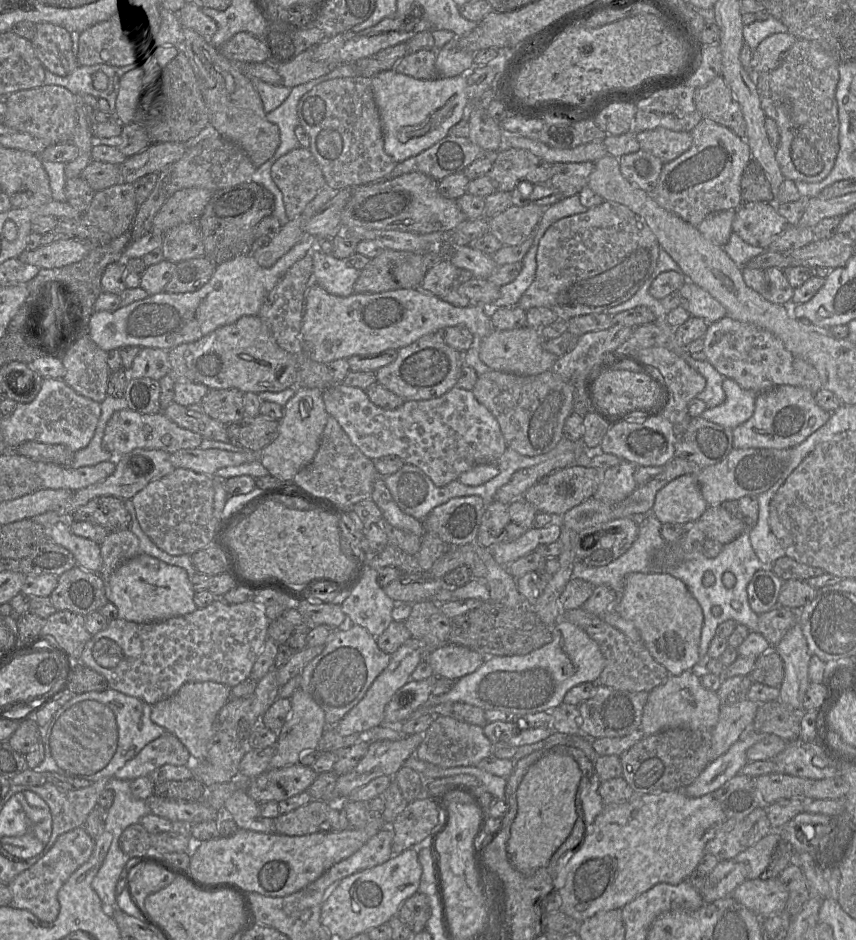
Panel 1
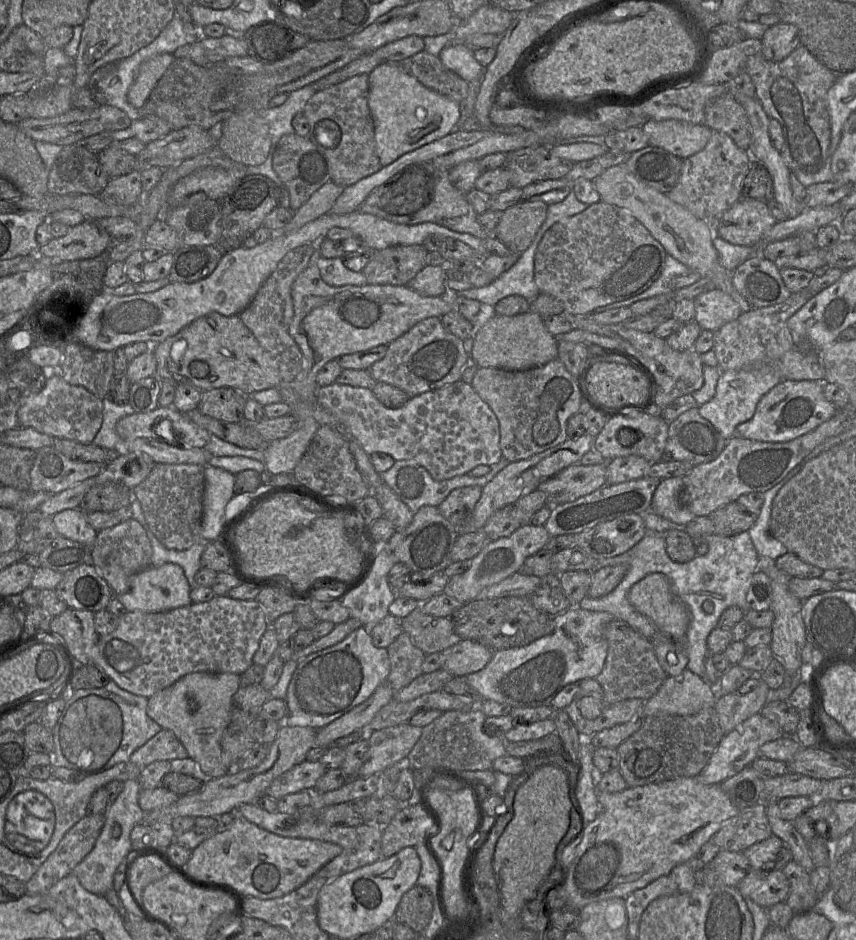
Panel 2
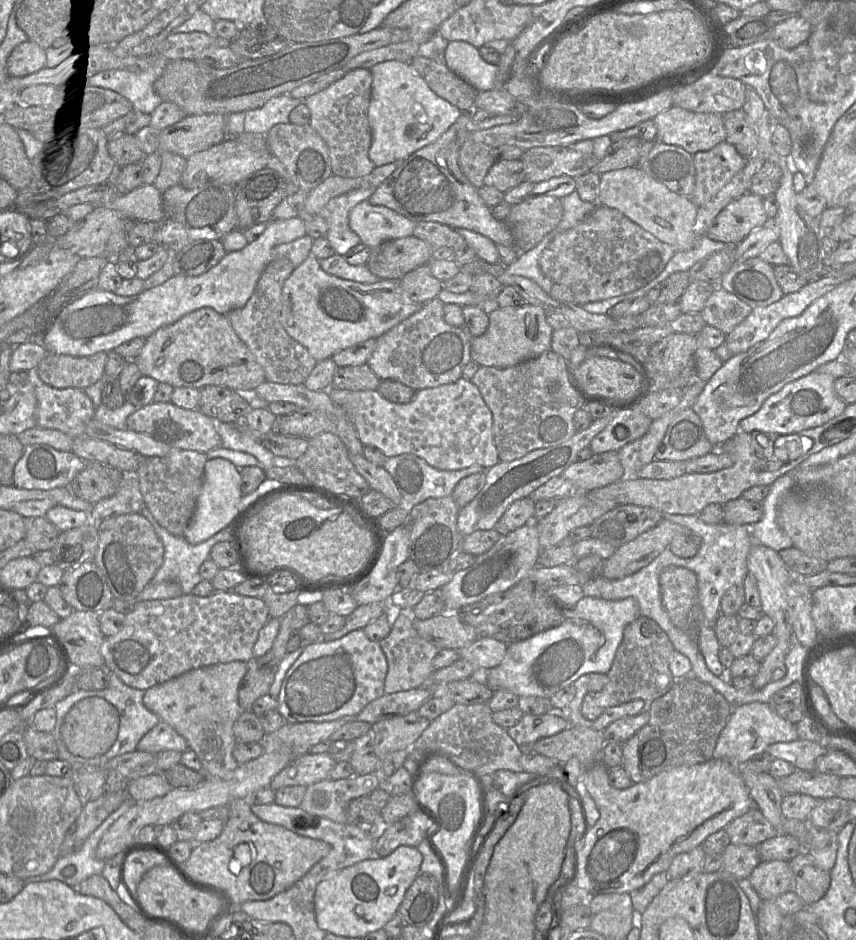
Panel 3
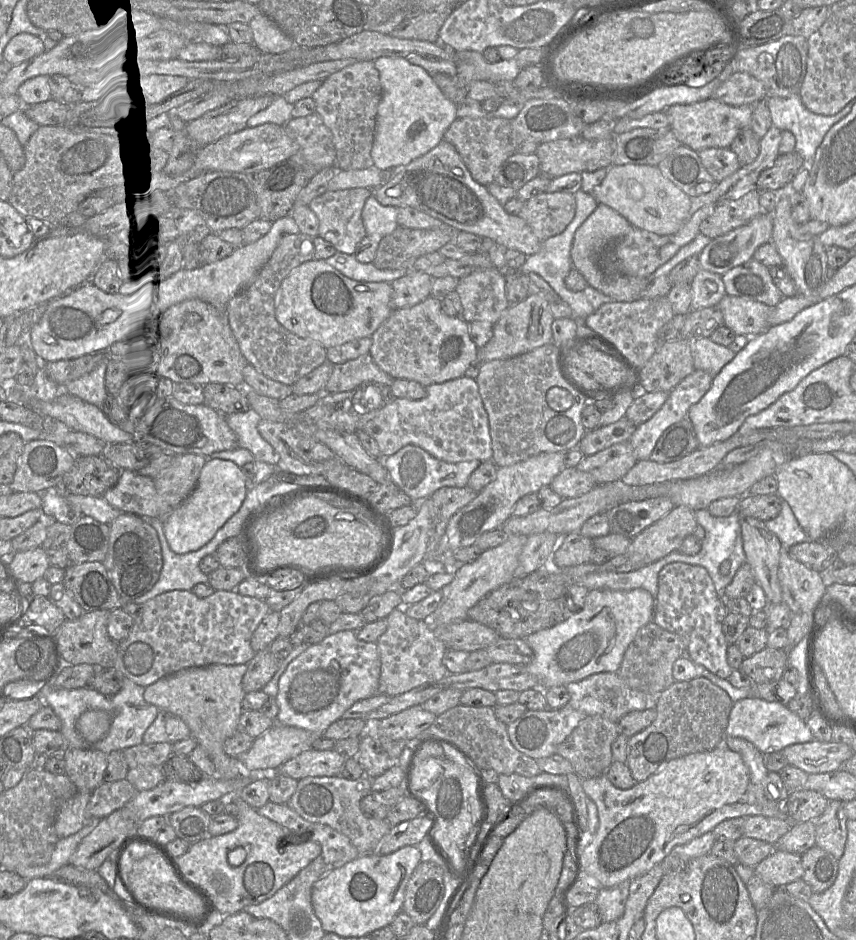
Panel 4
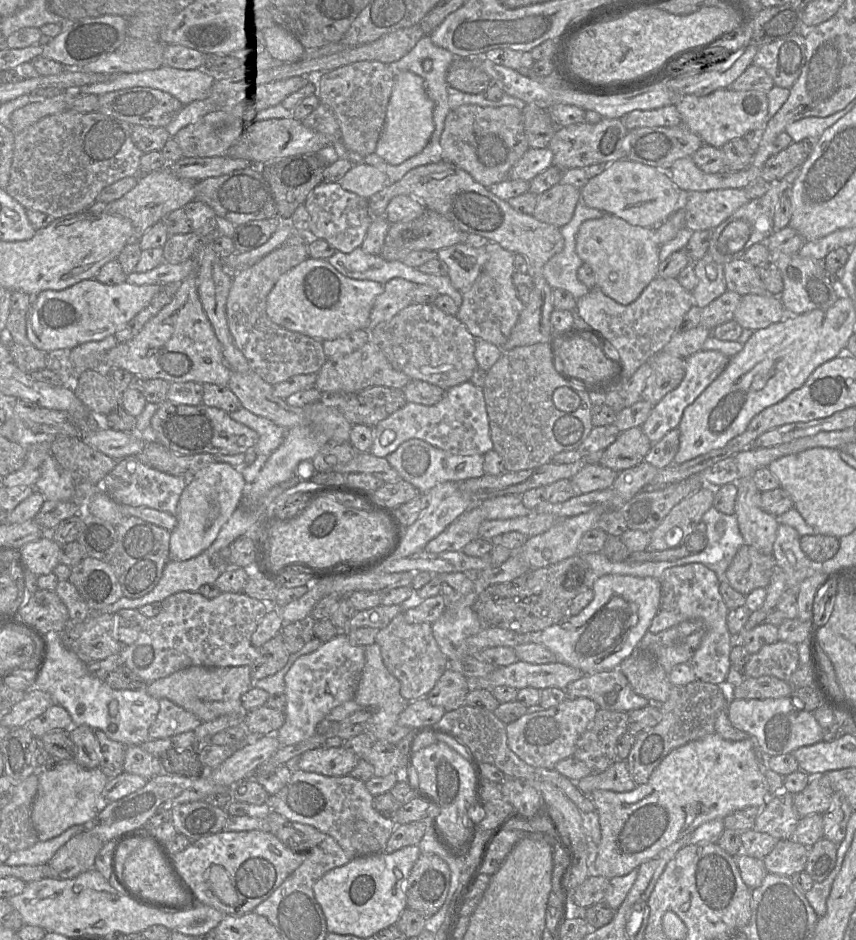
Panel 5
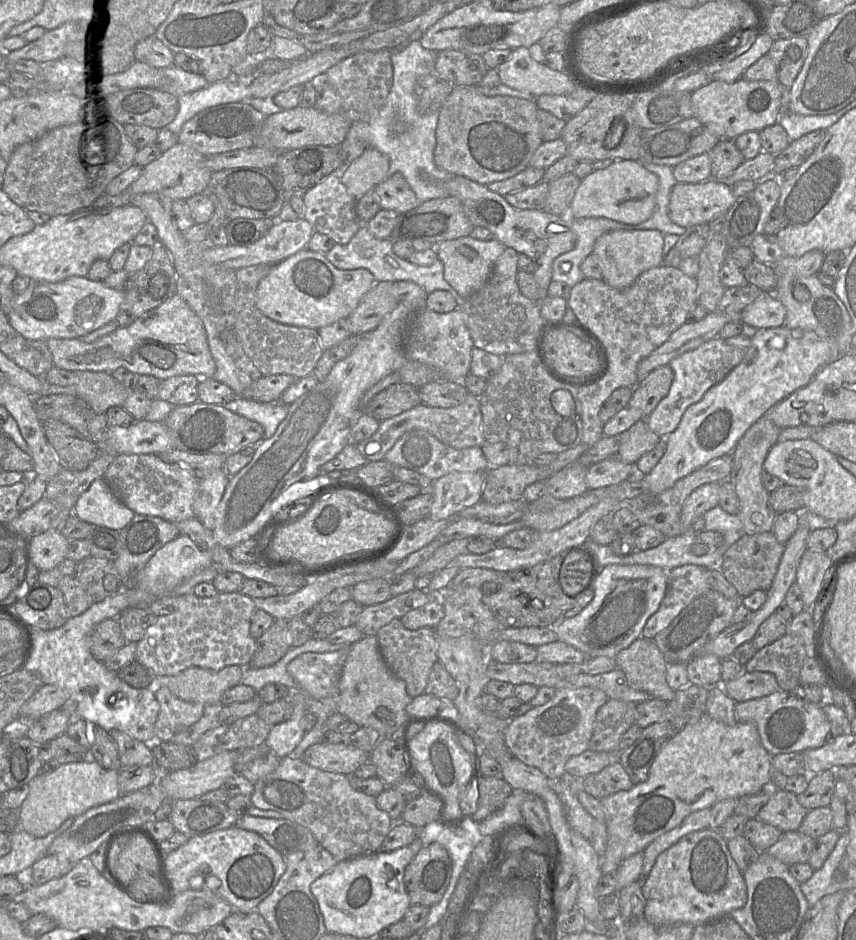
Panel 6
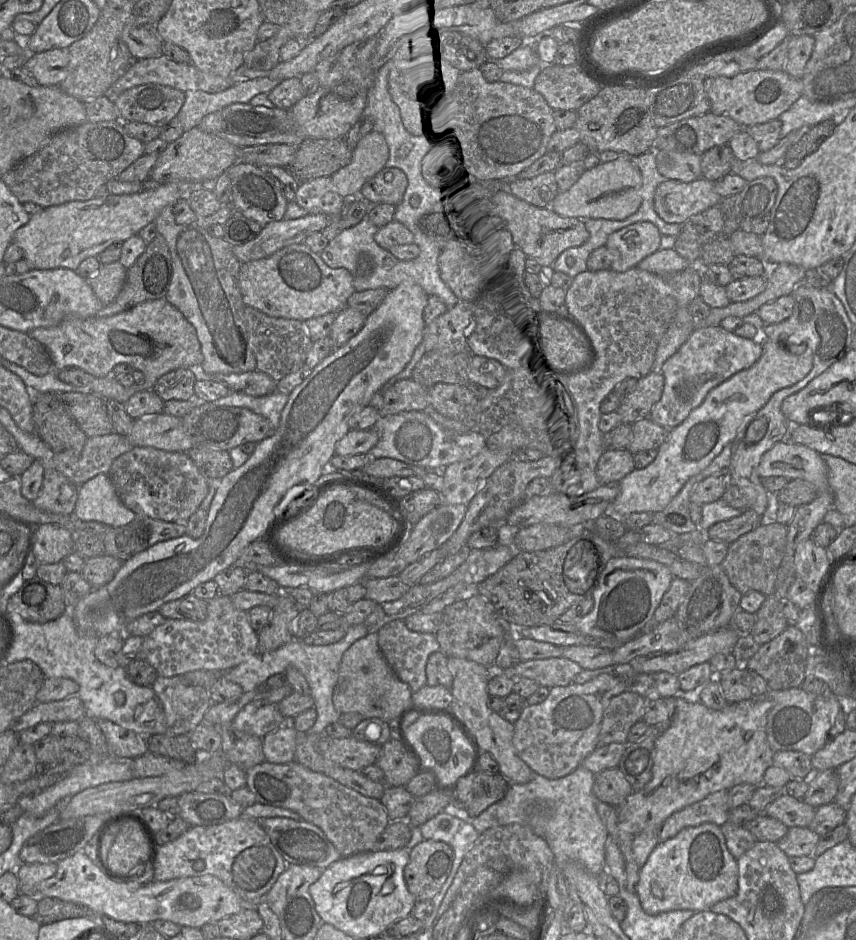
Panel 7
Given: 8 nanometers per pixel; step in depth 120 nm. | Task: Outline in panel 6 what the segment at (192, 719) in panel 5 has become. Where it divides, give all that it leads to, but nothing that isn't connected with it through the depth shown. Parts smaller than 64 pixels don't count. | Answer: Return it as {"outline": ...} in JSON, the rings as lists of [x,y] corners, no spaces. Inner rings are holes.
{"outline":[[[165,686],[155,687],[154,693],[160,704],[154,726],[156,741],[170,741],[174,735],[196,723],[204,714],[206,705],[182,700]]]}

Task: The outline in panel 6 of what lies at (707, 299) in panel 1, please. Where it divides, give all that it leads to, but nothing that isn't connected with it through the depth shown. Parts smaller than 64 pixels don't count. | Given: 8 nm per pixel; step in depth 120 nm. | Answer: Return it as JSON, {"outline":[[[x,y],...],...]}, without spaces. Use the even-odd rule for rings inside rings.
{"outline":[[[773,293],[760,295],[741,311],[741,322],[757,329],[784,325],[786,308]]]}

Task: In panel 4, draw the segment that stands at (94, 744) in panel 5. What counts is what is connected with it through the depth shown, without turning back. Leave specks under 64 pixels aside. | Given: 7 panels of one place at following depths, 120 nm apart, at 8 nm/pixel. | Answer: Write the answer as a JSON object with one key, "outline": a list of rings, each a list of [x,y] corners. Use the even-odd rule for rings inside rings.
{"outline":[[[68,748],[64,756],[65,774],[77,792],[93,792],[102,782],[107,754],[95,749]]]}

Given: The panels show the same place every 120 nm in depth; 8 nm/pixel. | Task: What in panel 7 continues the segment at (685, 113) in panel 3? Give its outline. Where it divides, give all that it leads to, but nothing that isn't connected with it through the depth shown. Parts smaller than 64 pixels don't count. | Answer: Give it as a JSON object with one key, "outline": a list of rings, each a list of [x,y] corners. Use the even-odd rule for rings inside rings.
{"outline":[[[754,69],[732,77],[709,77],[704,80],[704,89],[711,113],[730,117],[745,127],[777,120],[803,95],[801,78],[794,78],[783,70]]]}

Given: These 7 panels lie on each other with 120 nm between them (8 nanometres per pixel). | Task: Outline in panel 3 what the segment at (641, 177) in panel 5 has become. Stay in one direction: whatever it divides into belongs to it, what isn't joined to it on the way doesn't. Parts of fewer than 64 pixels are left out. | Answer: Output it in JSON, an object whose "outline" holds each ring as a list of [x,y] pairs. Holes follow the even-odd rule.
{"outline":[[[636,166],[601,174],[597,204],[619,211],[658,240],[673,246],[677,251],[691,249],[699,238],[694,232],[697,206],[692,200],[669,190],[664,184]]]}

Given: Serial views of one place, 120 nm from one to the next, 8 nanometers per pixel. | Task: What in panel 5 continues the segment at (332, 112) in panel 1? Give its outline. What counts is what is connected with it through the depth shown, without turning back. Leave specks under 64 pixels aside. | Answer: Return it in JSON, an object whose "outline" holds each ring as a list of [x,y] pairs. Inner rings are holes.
{"outline":[[[357,61],[323,73],[317,82],[320,103],[335,115],[346,149],[363,157],[375,152],[384,126],[386,111],[395,81],[392,65],[379,61]]]}

